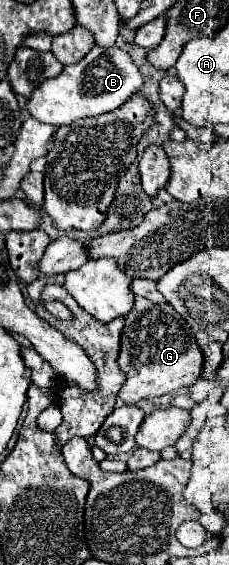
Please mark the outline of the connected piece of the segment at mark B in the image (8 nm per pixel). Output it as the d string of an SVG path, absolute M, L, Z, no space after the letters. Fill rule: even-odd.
M94 46L78 64L64 66L60 76L54 76L38 86L28 98L26 110L32 118L44 124L64 126L80 118L100 116L120 108L134 92L140 90L140 86L142 74L138 74L138 68L124 50L118 50L116 46L112 50L102 50L100 46Z

